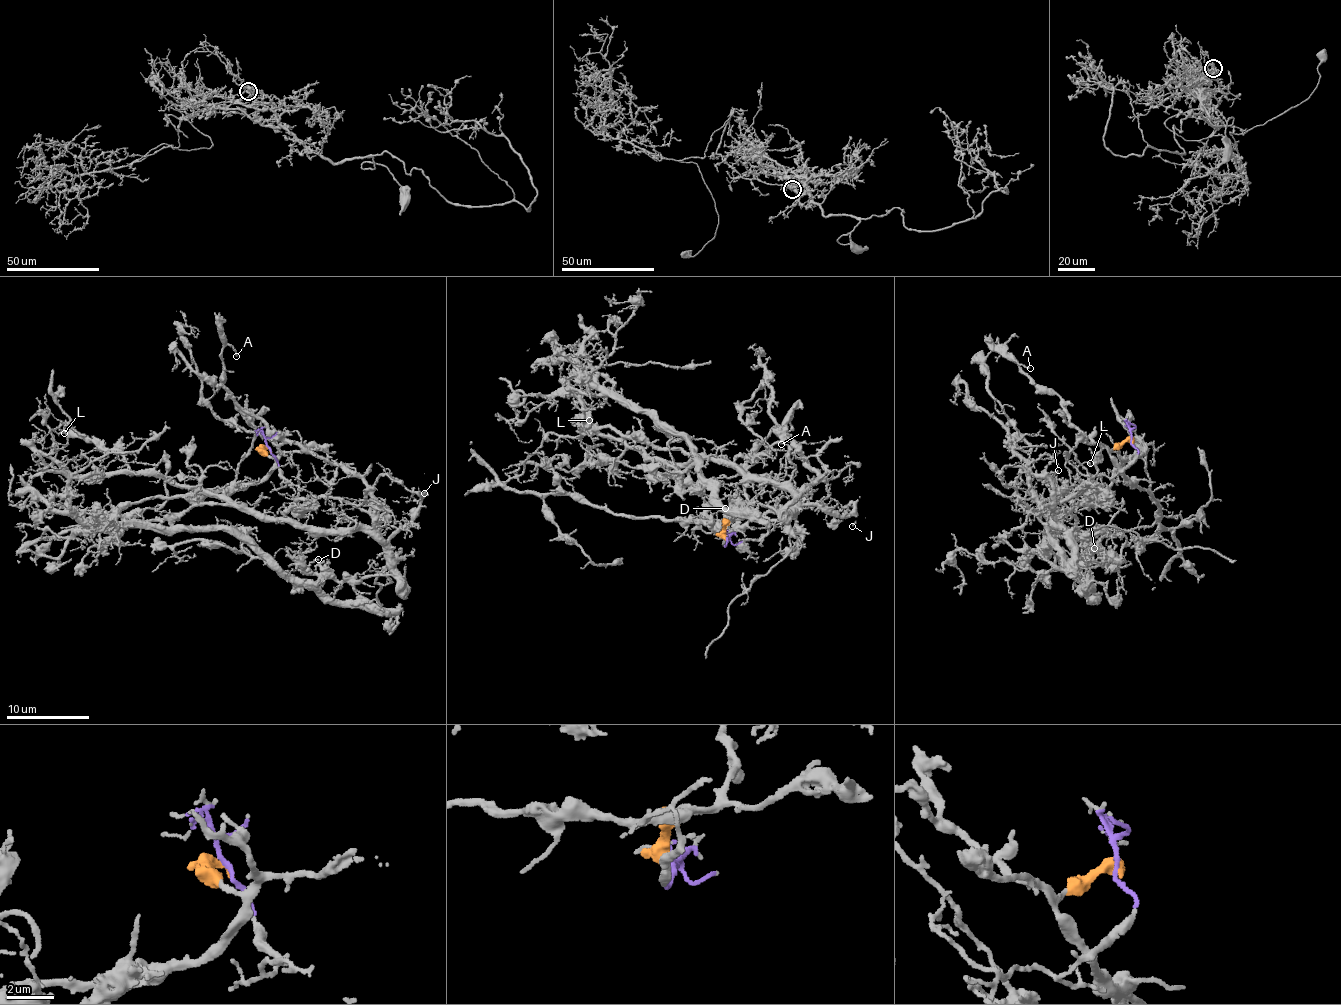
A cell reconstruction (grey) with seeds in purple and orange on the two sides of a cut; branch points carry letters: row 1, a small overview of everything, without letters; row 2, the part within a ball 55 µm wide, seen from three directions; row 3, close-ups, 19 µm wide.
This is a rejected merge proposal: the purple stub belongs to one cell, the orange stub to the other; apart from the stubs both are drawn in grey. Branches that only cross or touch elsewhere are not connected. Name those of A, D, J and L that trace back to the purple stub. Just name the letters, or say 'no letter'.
D, J, L

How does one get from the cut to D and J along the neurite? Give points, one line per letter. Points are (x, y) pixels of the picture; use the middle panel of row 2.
D: (727, 538), (740, 498), (781, 518), (811, 503), (723, 536), (710, 517), (726, 508)
J: (727, 538), (725, 546), (727, 518), (741, 500), (771, 505), (781, 518), (806, 501), (856, 516), (851, 525)

